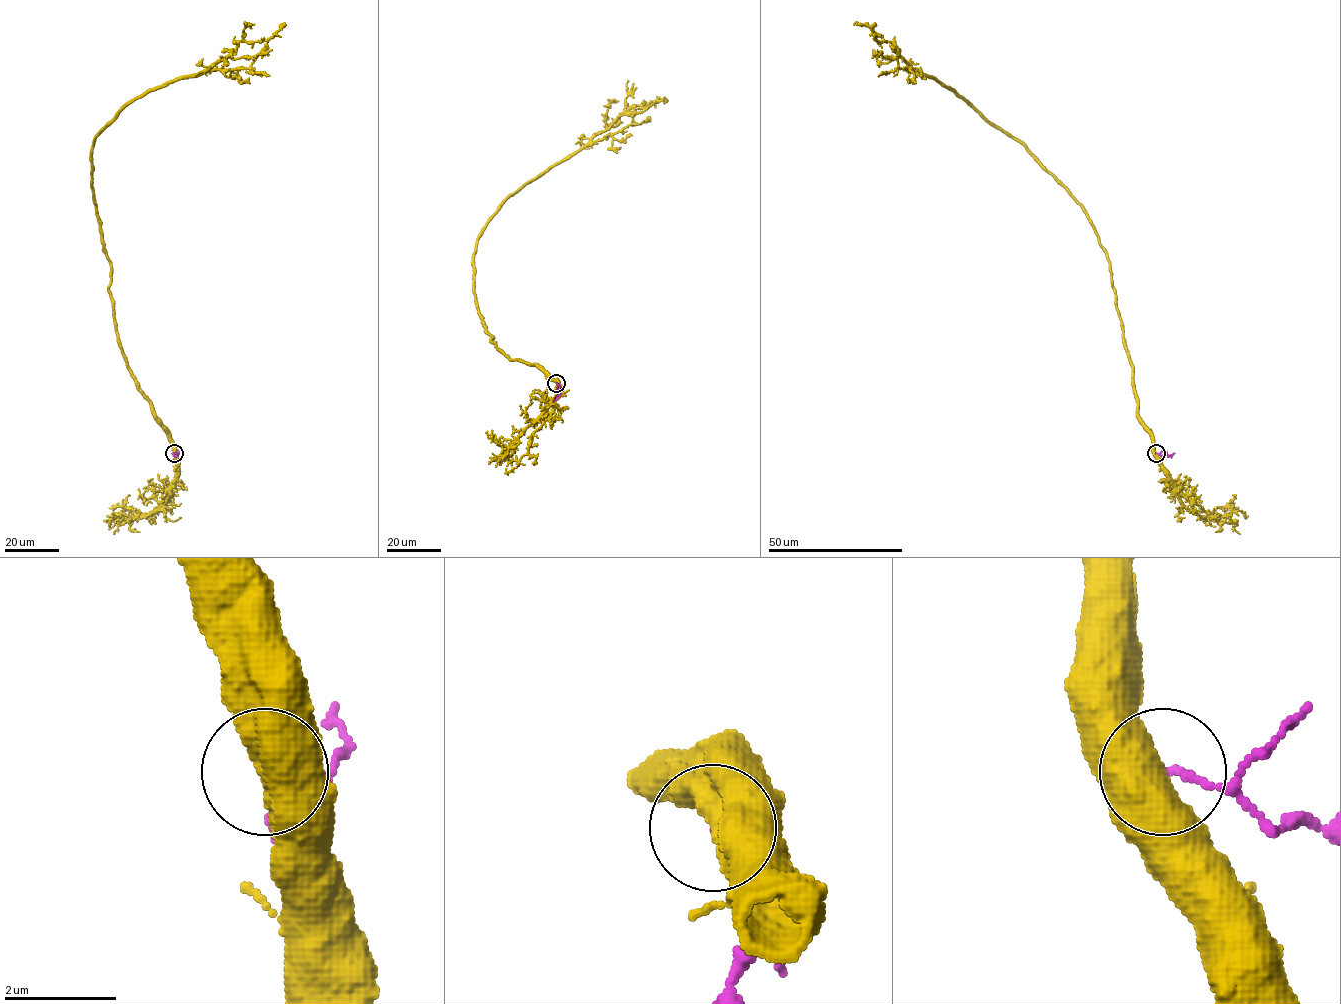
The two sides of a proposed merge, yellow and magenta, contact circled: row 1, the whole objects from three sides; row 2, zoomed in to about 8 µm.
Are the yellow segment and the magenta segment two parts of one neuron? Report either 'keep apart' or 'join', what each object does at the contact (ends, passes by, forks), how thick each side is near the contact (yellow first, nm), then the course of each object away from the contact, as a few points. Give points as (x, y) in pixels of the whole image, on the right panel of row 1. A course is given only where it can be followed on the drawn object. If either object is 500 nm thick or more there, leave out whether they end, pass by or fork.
keep apart | 800/110 nm | yellow via (1156, 453), (1138, 415), (1110, 262), (1083, 207), (1020, 142), (915, 71), (892, 43), (875, 40), (875, 22) | magenta via (1156, 453), (1164, 456), (1174, 453)

